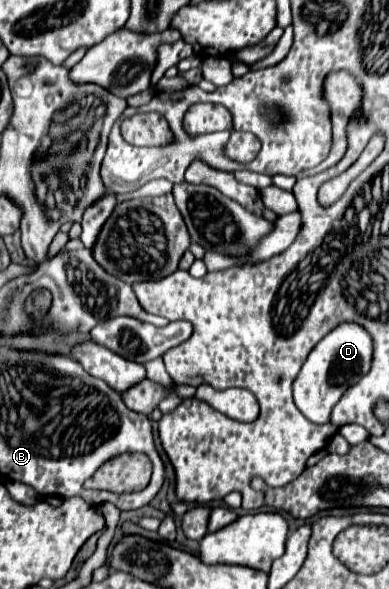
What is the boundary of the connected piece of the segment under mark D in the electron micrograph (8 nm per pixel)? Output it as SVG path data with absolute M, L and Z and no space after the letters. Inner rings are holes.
M343 323L335 327L307 357L305 365L301 367L295 383L293 383L293 397L299 411L313 423L329 423L333 405L341 399L345 389L351 381L361 379L367 369L371 367L371 339L363 327L353 323Z

